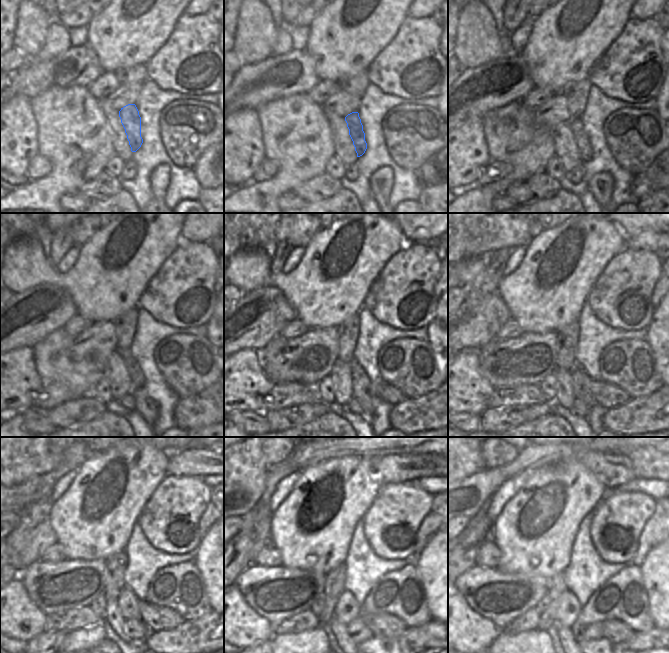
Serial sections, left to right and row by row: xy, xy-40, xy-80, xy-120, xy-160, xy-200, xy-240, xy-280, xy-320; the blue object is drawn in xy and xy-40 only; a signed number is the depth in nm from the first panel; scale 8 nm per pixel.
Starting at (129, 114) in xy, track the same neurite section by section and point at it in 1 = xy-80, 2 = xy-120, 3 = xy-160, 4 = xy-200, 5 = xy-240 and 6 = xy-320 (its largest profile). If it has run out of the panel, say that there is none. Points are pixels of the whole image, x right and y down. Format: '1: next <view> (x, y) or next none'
1: next xy-80 (581, 139)
2: next xy-120 (135, 372)
3: next xy-160 (388, 393)
4: next xy-200 (606, 395)
5: next xy-240 (157, 619)
6: next xy-320 (616, 631)

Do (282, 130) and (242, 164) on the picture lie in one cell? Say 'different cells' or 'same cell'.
different cells

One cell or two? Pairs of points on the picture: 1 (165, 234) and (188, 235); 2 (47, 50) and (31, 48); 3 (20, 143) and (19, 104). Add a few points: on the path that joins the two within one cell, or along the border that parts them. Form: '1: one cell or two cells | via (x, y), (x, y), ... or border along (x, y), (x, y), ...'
1: two cells | border along (183, 223), (180, 241)
2: two cells | border along (48, 27), (45, 44), (30, 59)
3: one cell | via (19, 133), (19, 114)

